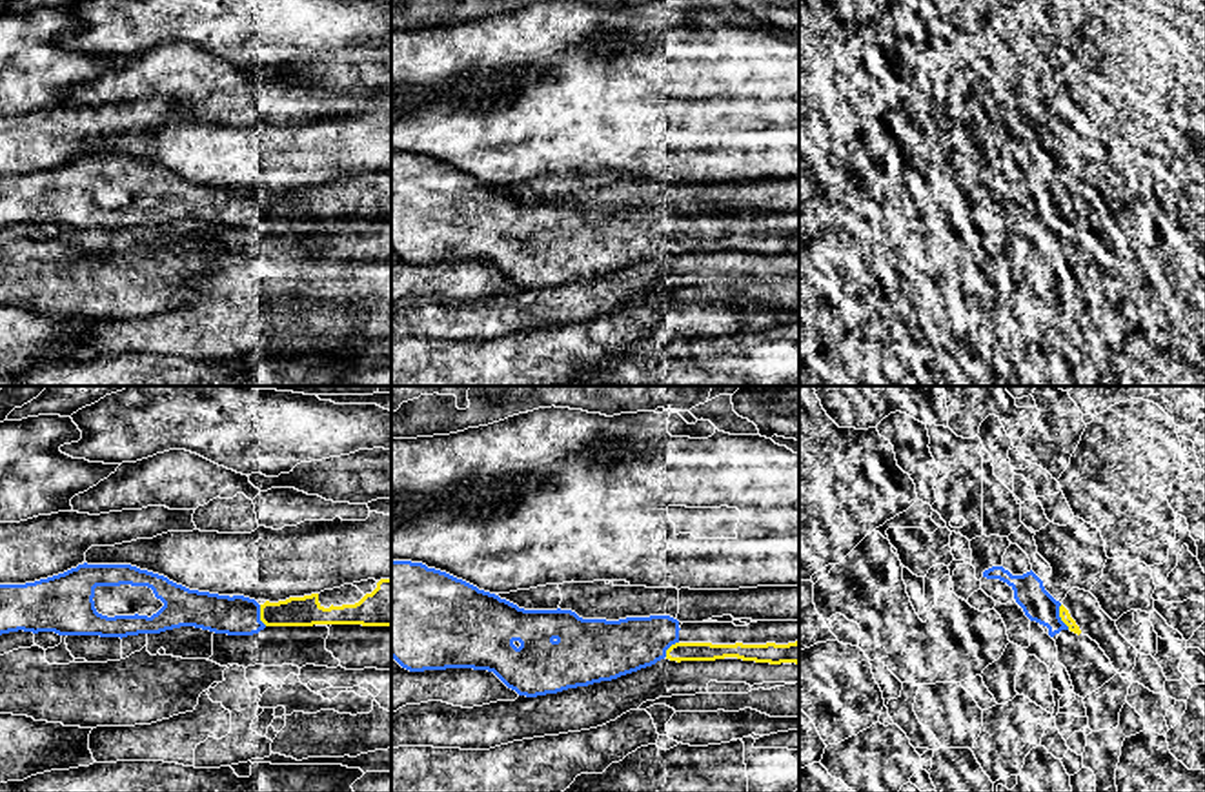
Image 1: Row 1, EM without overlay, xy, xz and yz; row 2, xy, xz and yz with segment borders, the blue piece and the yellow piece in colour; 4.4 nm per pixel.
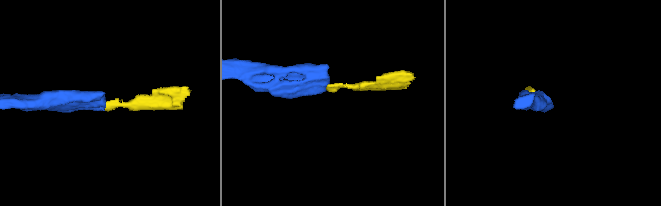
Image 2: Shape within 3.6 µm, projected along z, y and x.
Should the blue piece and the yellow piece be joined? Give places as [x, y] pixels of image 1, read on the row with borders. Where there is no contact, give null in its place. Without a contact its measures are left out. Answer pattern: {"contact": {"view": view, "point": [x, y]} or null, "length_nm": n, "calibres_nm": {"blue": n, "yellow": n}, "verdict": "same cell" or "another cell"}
{"contact": {"view": "yz", "point": [1060, 618]}, "length_nm": 120, "calibres_nm": {"blue": 140, "yellow": 50}, "verdict": "same cell"}

